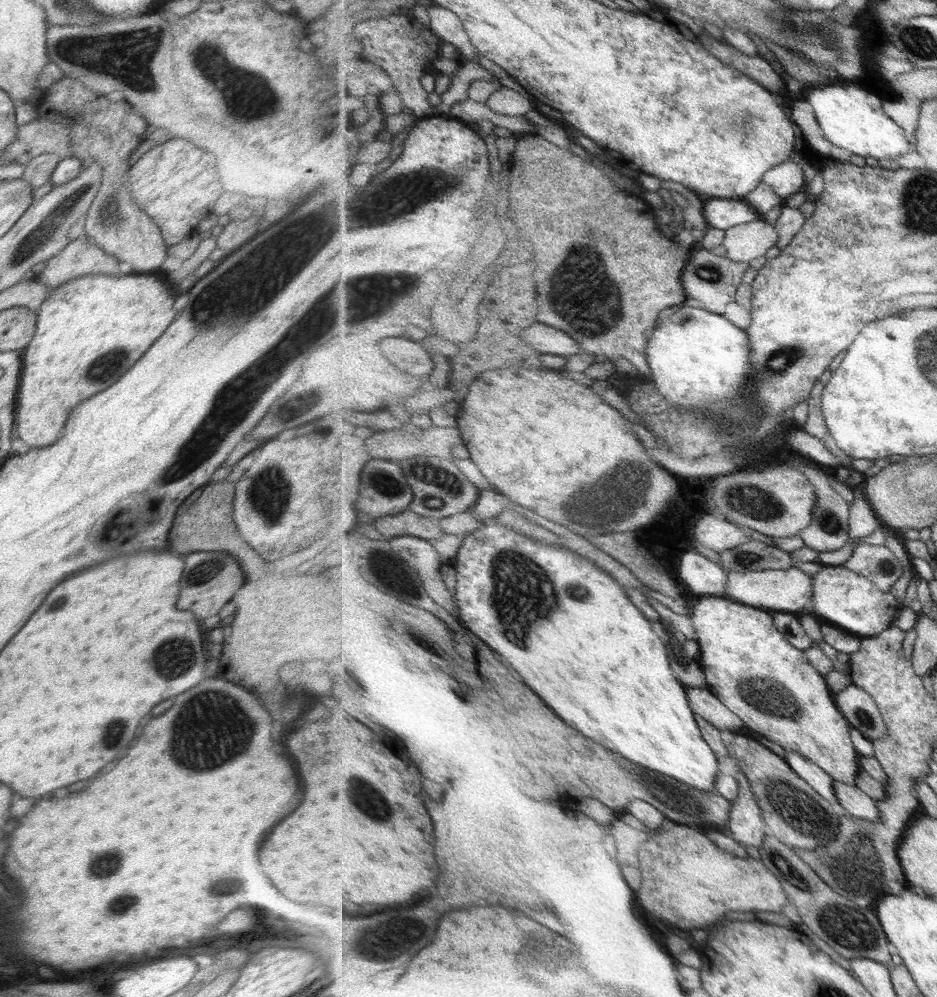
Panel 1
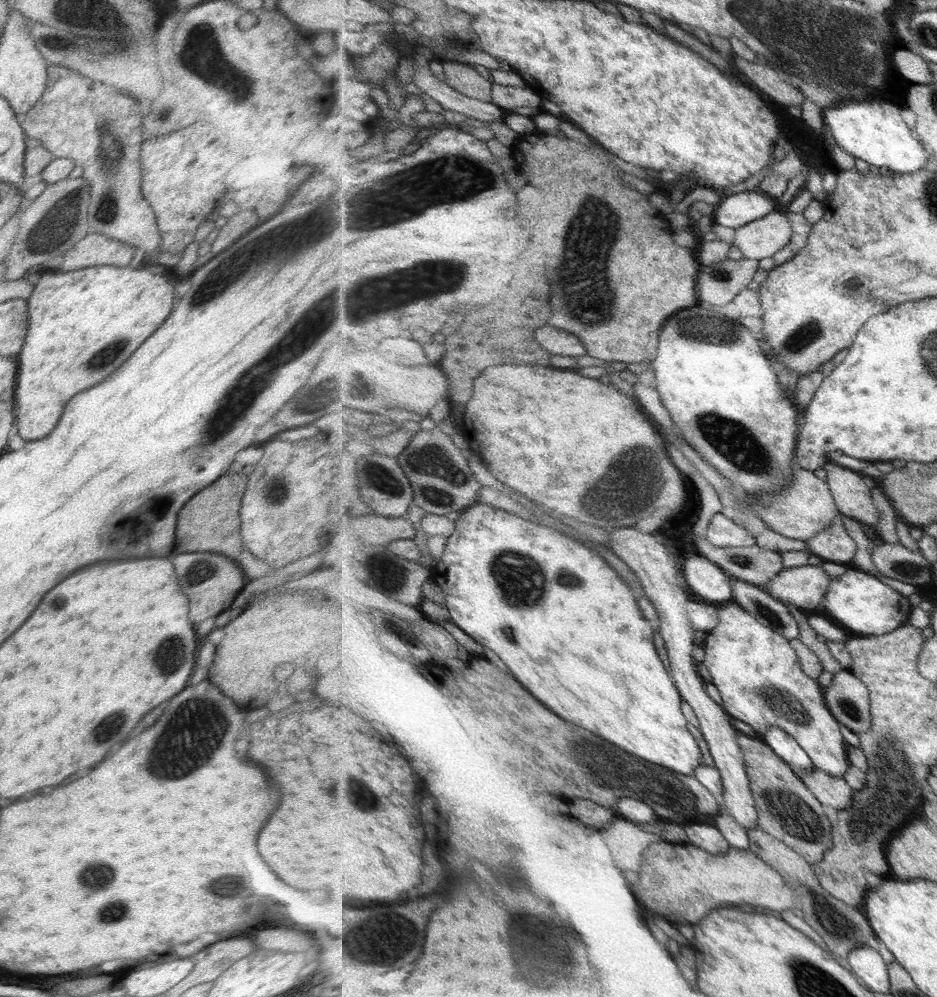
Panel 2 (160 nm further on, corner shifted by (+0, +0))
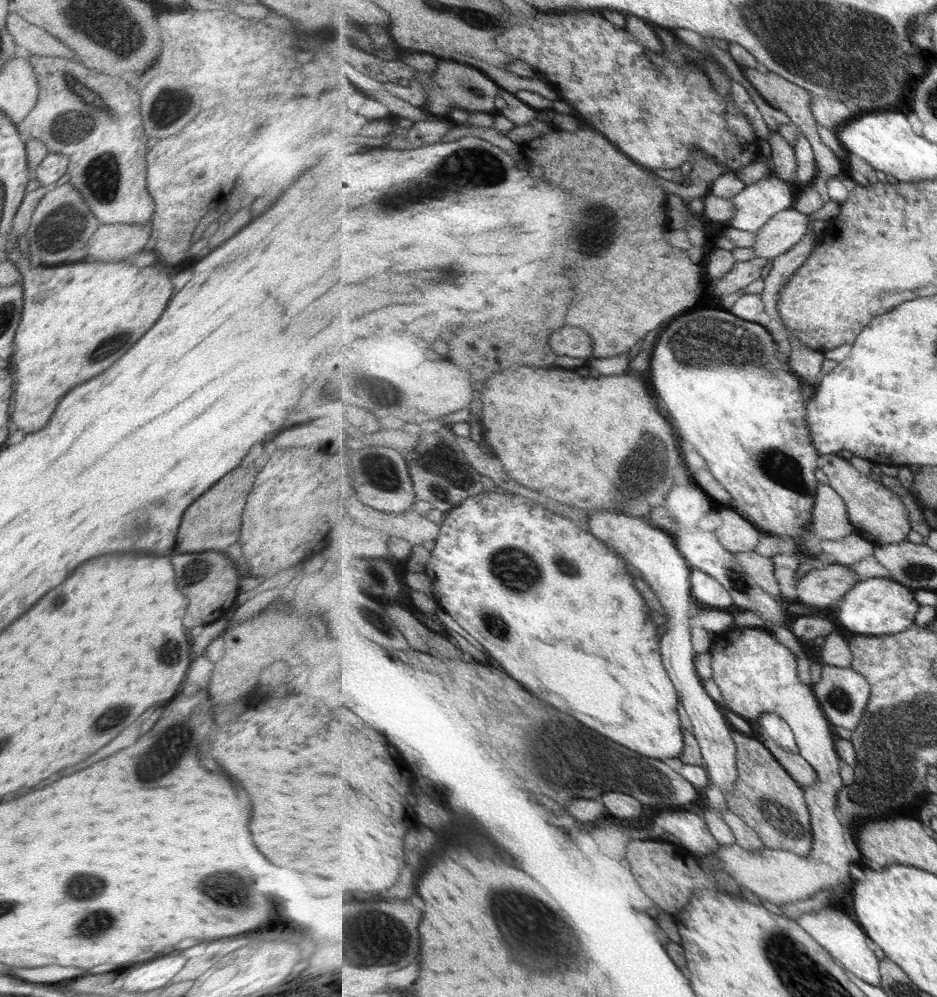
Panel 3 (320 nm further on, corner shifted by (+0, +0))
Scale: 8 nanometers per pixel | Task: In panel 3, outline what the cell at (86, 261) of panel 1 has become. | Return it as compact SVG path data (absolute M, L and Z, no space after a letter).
M150 222L141 226L100 224L84 246L85 256L95 262L119 262L139 252L150 235Z

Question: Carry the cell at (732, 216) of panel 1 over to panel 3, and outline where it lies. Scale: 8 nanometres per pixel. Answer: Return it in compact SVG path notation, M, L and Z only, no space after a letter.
M773 173L753 185L747 185L743 193L732 201L737 213L729 226L755 234L761 231L773 216L791 209L796 202L791 183Z

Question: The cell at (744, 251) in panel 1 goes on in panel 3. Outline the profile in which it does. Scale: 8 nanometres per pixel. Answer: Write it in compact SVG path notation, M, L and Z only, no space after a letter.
M788 209L773 216L771 221L755 234L757 240L753 250L756 257L775 260L781 254L793 250L809 231L807 216L795 209Z

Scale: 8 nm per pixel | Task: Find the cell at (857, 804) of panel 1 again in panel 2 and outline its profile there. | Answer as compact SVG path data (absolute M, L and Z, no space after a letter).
M820 768L803 771L799 775L816 797L828 807L836 810L849 810L853 804L853 788L841 777L829 774Z

